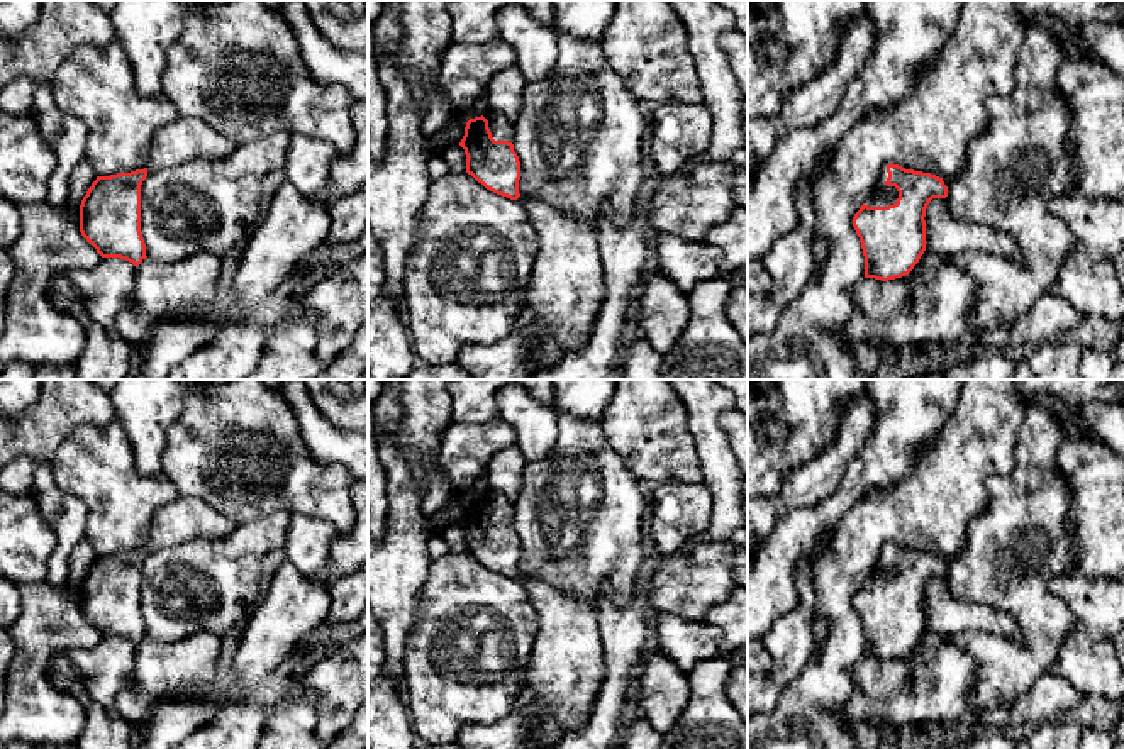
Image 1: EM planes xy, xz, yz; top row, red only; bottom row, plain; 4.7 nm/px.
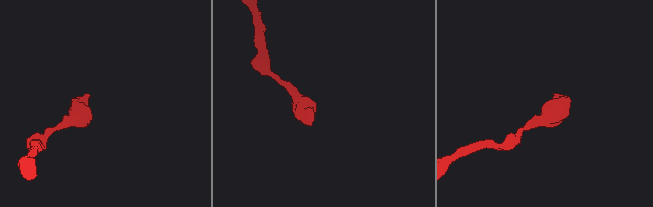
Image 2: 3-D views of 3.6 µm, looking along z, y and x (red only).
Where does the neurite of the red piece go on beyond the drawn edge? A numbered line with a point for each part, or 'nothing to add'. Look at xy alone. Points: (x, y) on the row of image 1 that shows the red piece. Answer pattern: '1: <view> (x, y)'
1: xy (187, 138)

